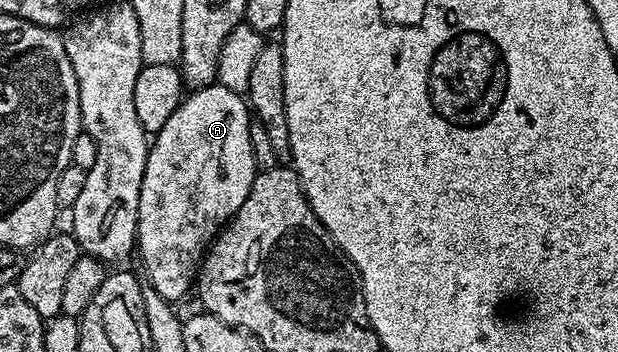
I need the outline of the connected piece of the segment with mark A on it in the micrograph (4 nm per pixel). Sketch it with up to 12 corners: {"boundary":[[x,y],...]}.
{"boundary":[[215,83],[153,134],[136,251],[172,303],[252,191],[252,113]]}

